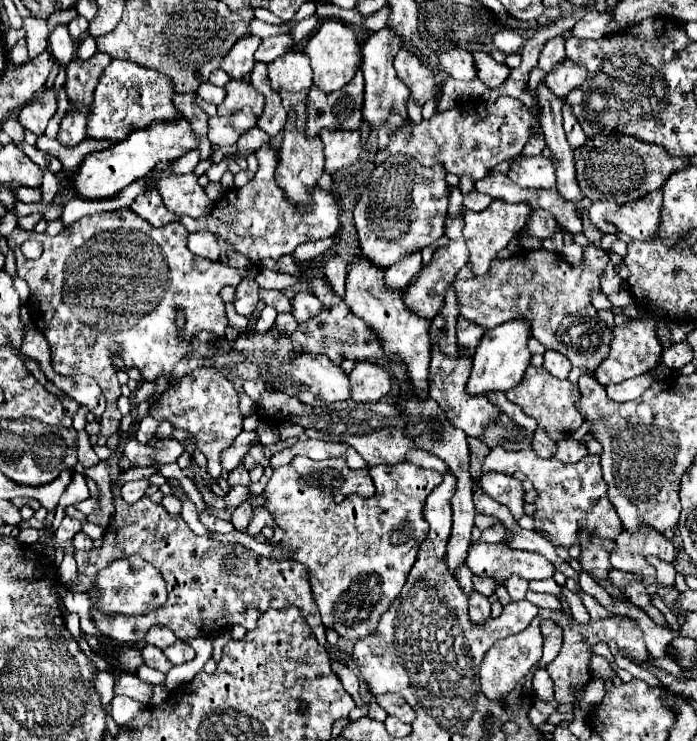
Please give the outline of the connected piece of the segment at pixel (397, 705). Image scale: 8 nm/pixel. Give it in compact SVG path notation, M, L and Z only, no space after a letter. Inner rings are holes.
M386 693L386 695L378 695L378 705L392 717L398 717L404 723L412 723L414 721L414 711L412 707L396 693Z

